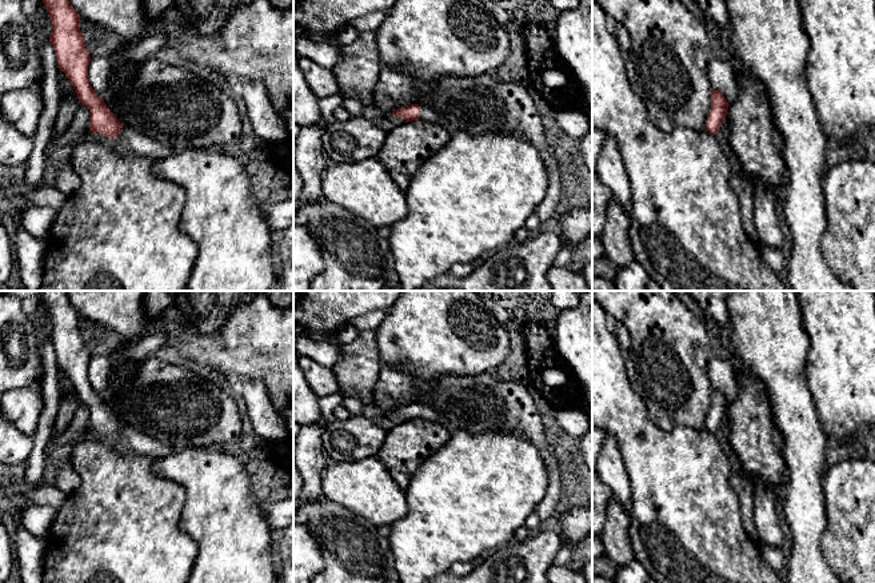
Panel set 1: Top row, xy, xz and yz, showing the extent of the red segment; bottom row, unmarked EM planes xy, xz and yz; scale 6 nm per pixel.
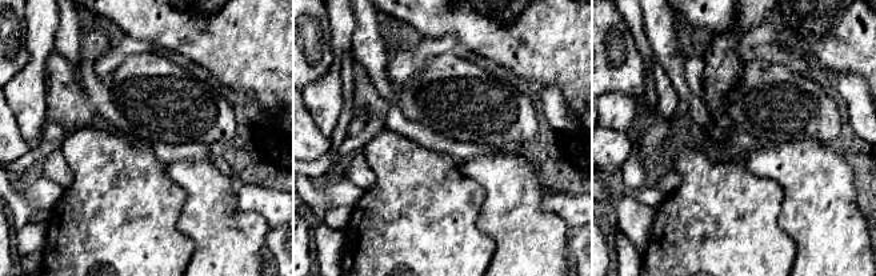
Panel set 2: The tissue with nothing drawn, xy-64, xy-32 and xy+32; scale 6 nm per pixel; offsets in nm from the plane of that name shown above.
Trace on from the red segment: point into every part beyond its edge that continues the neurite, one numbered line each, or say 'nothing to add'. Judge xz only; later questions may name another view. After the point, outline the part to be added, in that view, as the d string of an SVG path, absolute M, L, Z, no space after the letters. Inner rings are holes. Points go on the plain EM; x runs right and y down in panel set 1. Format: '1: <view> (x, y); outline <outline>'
1: xz (426, 412); outline M419 404L419 419L442 423L442 416L432 407Z

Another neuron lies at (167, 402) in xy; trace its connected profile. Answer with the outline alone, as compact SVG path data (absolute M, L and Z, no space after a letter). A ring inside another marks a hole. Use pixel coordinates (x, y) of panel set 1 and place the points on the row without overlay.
M161 355L137 360L129 382L123 388L111 383L103 398L124 426L177 450L227 446L239 439L243 428L239 408L229 394L184 366L165 362Z

